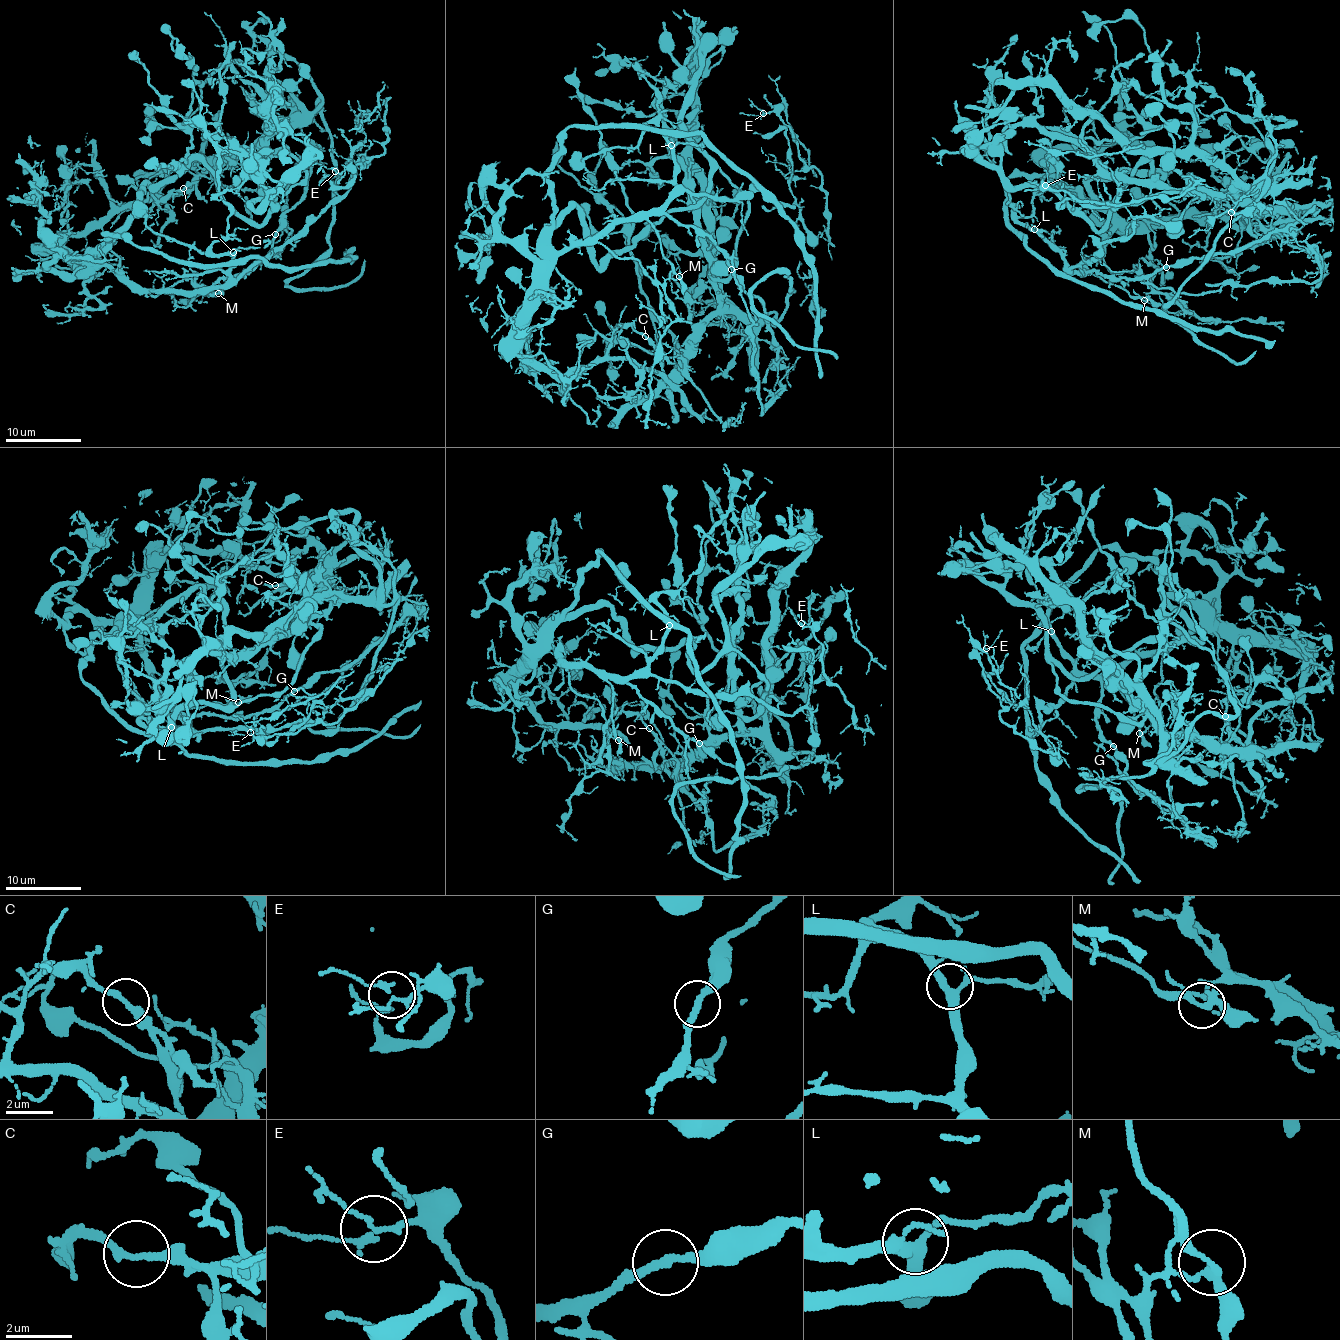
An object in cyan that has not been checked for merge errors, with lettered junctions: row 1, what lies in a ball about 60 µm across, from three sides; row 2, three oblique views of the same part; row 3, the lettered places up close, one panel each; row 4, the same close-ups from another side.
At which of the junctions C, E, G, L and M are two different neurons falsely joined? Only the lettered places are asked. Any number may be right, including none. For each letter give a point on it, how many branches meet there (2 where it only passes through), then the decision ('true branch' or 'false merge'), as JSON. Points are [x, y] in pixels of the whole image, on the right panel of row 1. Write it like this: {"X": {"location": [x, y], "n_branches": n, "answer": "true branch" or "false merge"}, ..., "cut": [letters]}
{"C": {"location": [1231, 212], "n_branches": 2, "answer": "false merge"}, "E": {"location": [1045, 185], "n_branches": 3, "answer": "true branch"}, "G": {"location": [1166, 267], "n_branches": 2, "answer": "true branch"}, "L": {"location": [1034, 229], "n_branches": 3, "answer": "true branch"}, "M": {"location": [1144, 300], "n_branches": 3, "answer": "false merge"}, "cut": ["C", "M"]}

